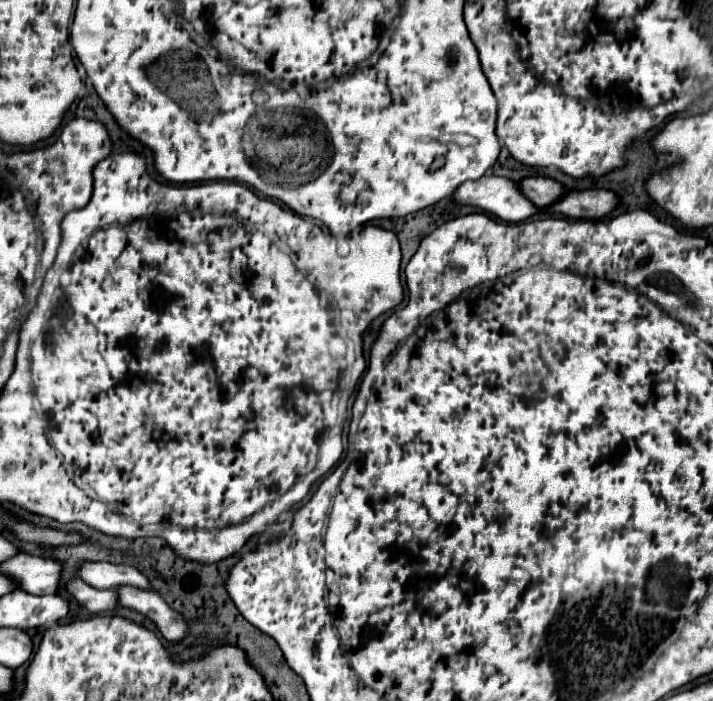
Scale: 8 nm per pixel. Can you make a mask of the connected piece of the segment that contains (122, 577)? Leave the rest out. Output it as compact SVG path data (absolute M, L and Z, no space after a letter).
M85 562L79 570L79 578L91 584L93 588L103 588L103 590L117 586L135 586L141 590L151 590L147 576L127 564Z

